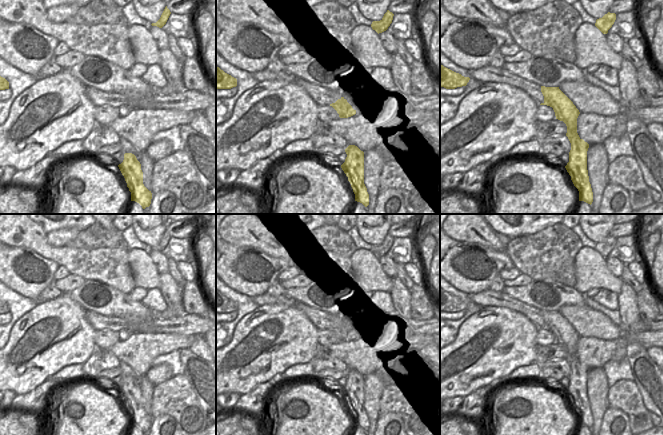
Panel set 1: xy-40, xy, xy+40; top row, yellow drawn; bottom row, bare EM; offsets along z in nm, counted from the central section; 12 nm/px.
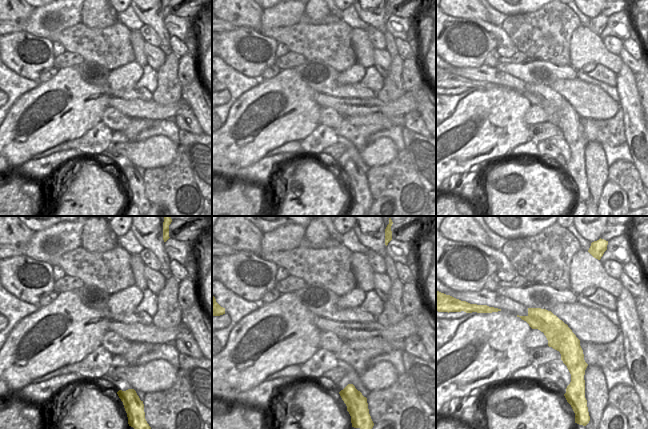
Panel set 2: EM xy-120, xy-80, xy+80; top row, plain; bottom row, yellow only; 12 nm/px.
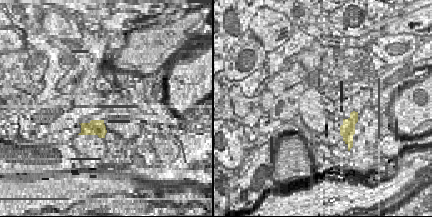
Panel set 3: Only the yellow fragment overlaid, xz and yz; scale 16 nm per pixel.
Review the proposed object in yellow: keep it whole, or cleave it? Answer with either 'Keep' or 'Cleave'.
Cleave.

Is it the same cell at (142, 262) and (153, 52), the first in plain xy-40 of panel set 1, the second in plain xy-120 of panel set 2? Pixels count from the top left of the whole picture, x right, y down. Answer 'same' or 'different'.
different

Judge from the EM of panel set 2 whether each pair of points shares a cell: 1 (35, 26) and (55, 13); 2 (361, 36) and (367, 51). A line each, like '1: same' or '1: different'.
1: same
2: same

